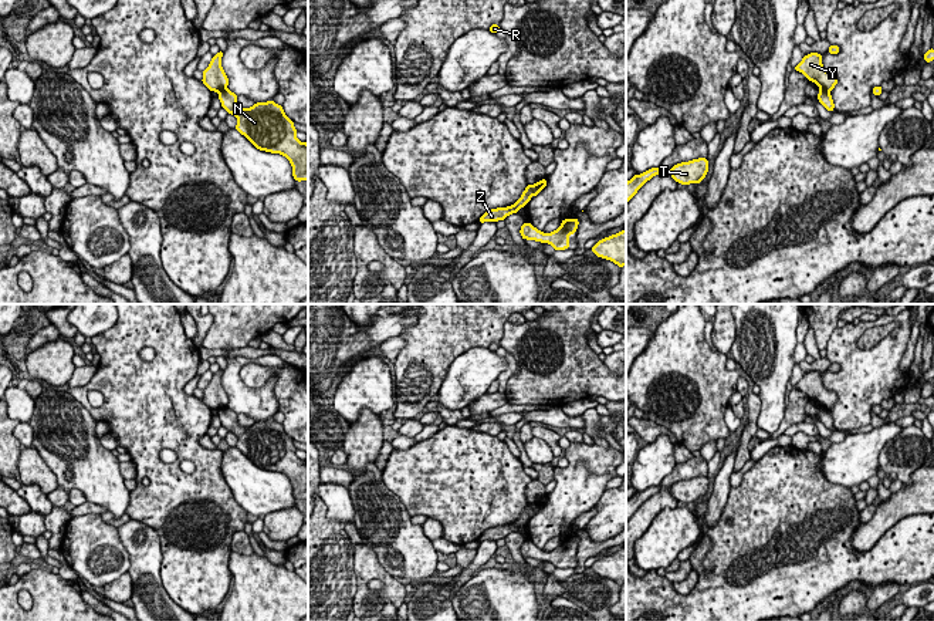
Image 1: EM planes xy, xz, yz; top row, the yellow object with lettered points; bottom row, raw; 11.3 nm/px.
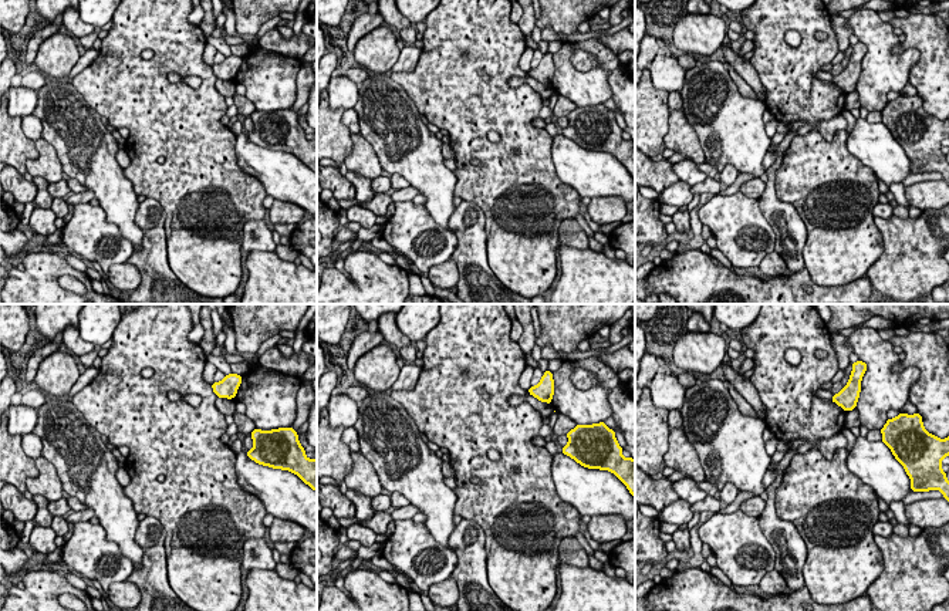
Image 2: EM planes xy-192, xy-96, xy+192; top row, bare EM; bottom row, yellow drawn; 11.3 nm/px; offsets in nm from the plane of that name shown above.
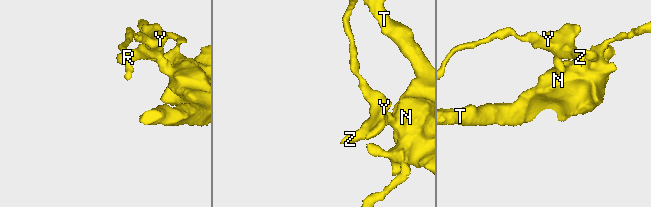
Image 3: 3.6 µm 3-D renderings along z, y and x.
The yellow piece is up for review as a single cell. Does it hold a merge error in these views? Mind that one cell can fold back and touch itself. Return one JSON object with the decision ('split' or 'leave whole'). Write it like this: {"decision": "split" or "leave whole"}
{"decision": "split"}

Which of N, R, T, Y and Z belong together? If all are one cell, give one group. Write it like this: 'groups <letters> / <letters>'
groups N T / R Y Z

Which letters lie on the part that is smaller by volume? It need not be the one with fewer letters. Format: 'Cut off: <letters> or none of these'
Cut off: R, Y, Z

